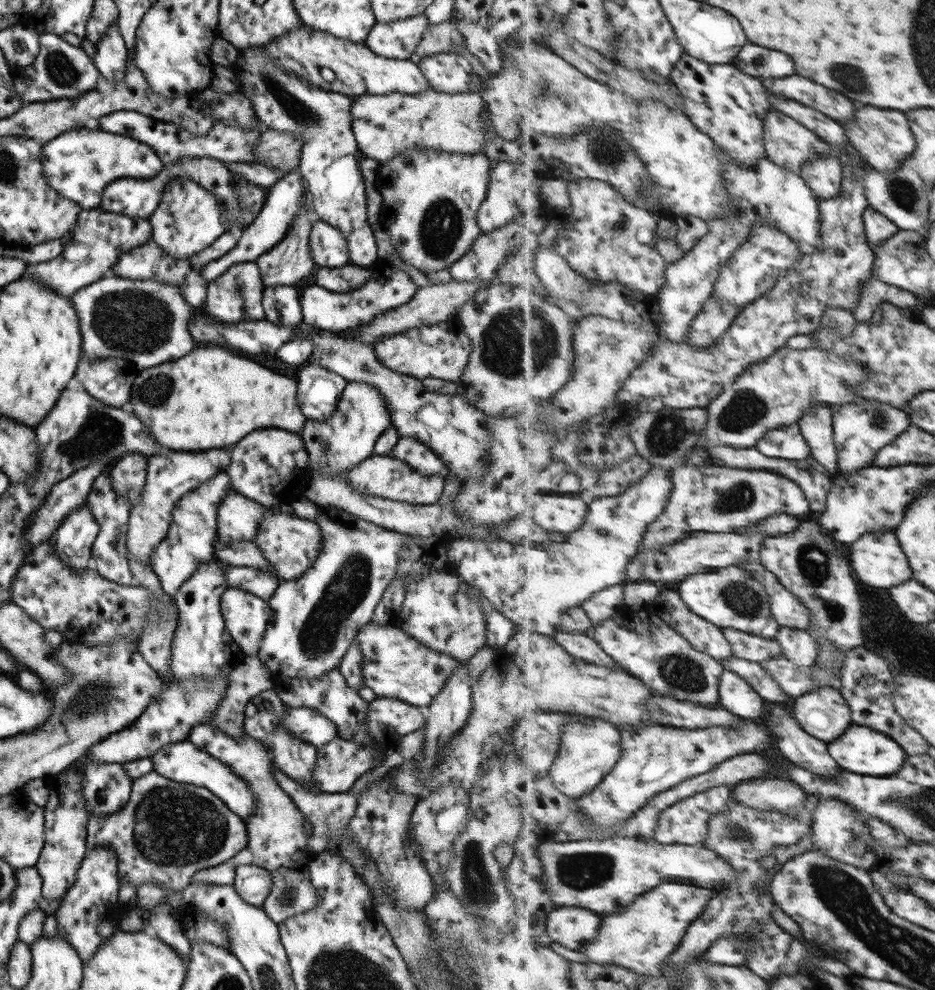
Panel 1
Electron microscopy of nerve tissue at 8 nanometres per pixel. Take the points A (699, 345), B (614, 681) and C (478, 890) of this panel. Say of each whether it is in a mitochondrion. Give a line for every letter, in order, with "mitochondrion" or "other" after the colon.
A: other
B: other
C: mitochondrion

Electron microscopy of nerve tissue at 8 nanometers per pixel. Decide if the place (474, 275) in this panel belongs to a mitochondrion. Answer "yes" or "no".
no

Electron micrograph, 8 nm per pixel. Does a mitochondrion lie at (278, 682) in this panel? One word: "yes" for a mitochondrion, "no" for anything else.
no

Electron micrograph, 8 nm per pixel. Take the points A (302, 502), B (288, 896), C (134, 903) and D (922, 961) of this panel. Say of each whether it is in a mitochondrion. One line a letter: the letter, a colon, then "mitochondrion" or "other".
A: other
B: mitochondrion
C: other
D: mitochondrion

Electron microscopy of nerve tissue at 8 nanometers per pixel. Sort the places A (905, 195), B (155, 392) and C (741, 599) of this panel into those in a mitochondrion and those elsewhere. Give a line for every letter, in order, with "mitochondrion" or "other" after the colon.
A: mitochondrion
B: mitochondrion
C: mitochondrion

